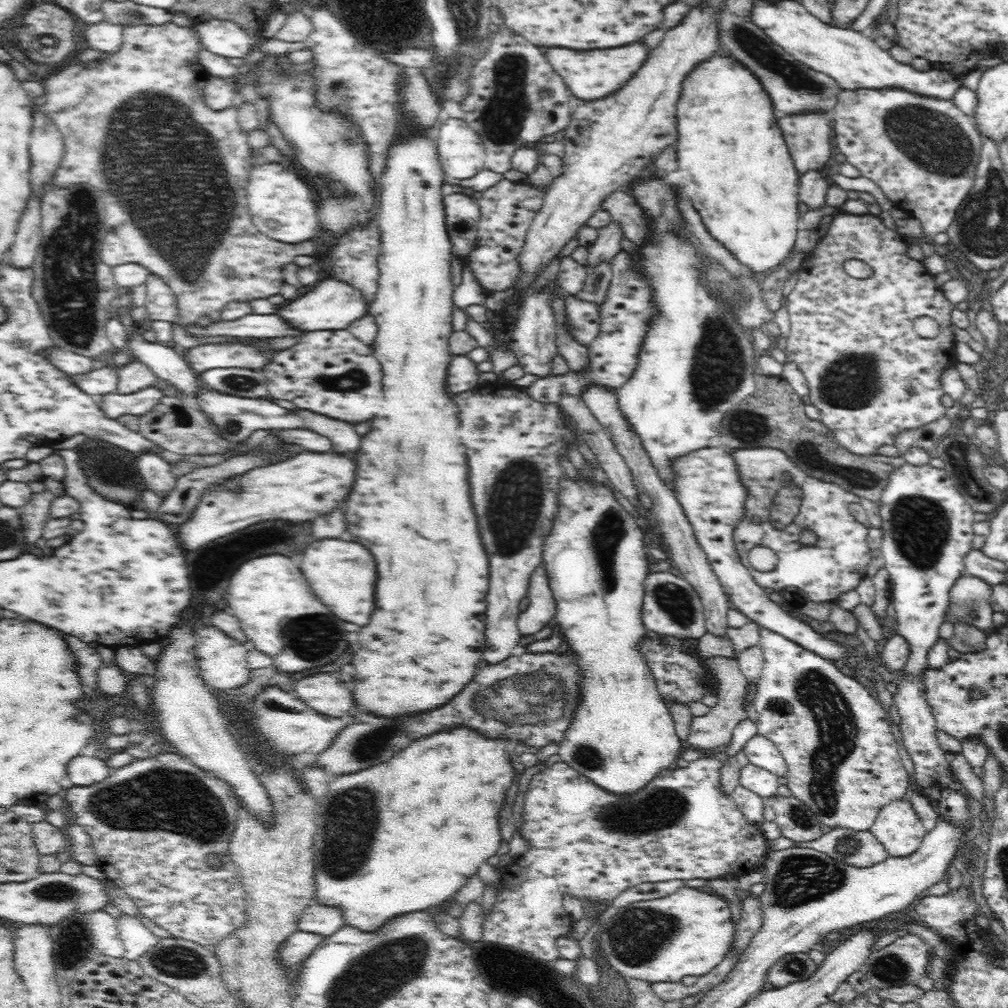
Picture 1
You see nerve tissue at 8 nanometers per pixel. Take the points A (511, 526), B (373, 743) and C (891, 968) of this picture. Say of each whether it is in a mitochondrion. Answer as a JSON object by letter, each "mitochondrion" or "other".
{"A":"mitochondrion","B":"mitochondrion","C":"mitochondrion"}

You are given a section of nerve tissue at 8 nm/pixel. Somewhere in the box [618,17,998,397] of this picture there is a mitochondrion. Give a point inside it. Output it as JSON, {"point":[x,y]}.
{"point":[935,141]}

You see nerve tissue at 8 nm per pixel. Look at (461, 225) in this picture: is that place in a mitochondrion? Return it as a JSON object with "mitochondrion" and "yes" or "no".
{"mitochondrion":"yes"}

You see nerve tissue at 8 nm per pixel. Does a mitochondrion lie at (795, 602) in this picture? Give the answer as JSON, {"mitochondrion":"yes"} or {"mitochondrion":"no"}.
{"mitochondrion":"no"}

